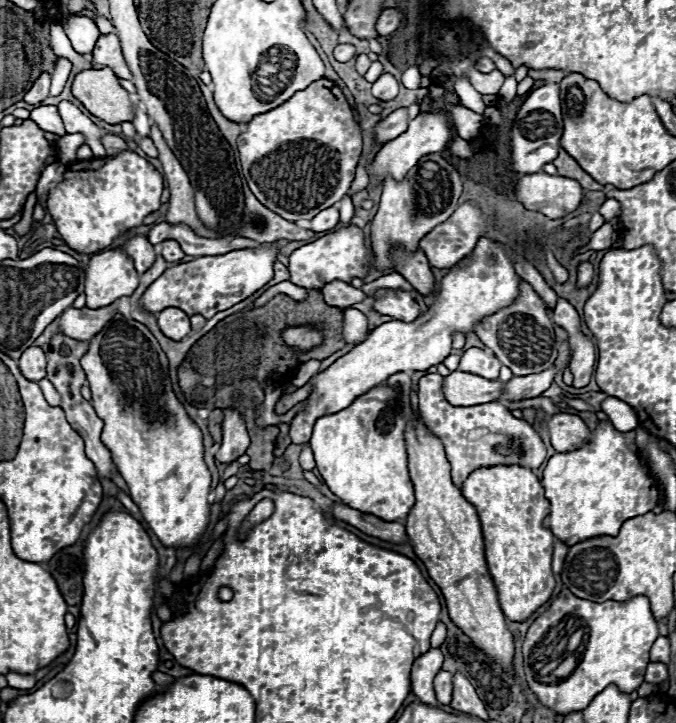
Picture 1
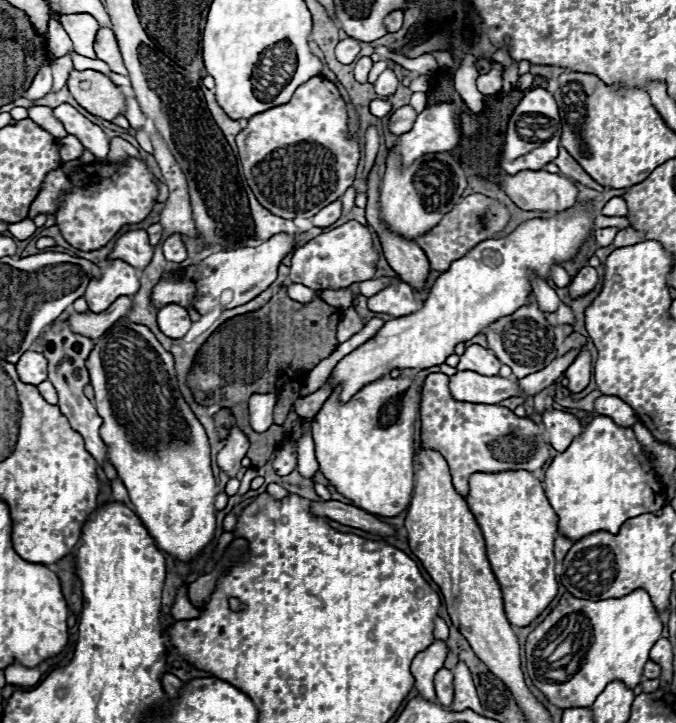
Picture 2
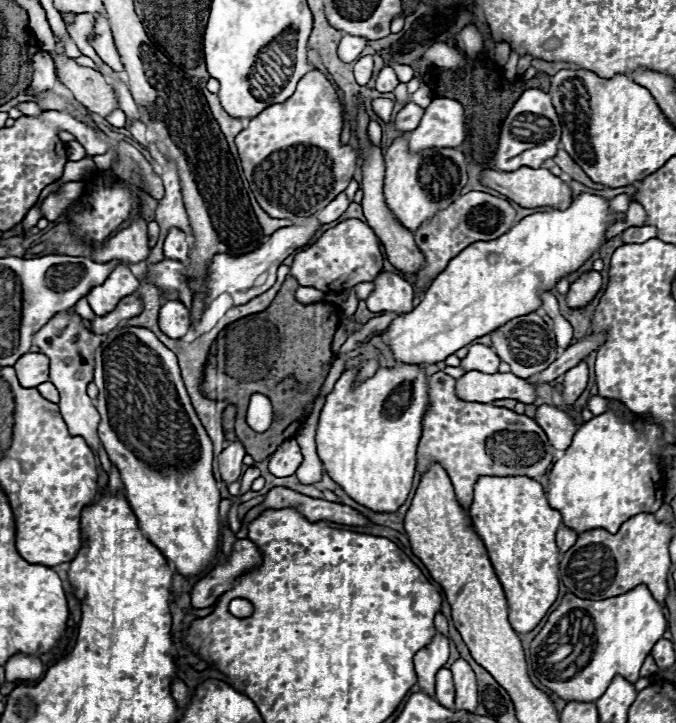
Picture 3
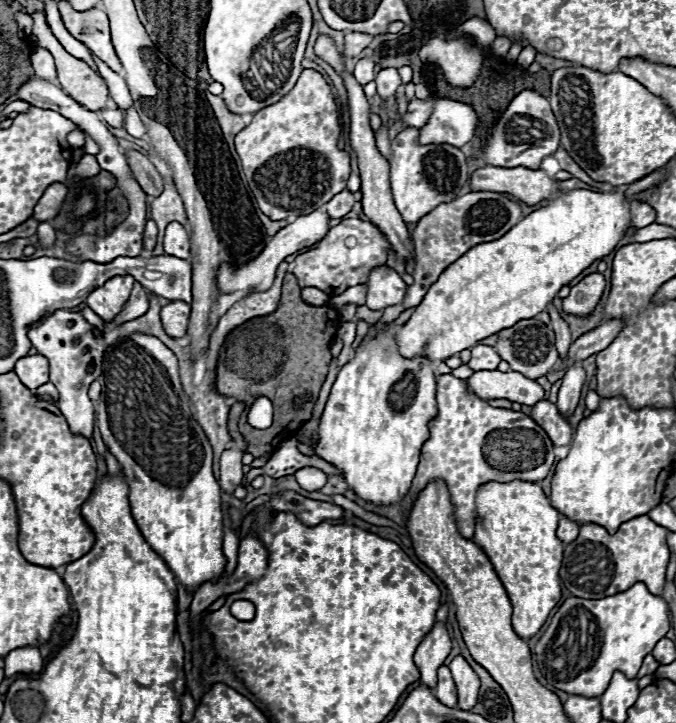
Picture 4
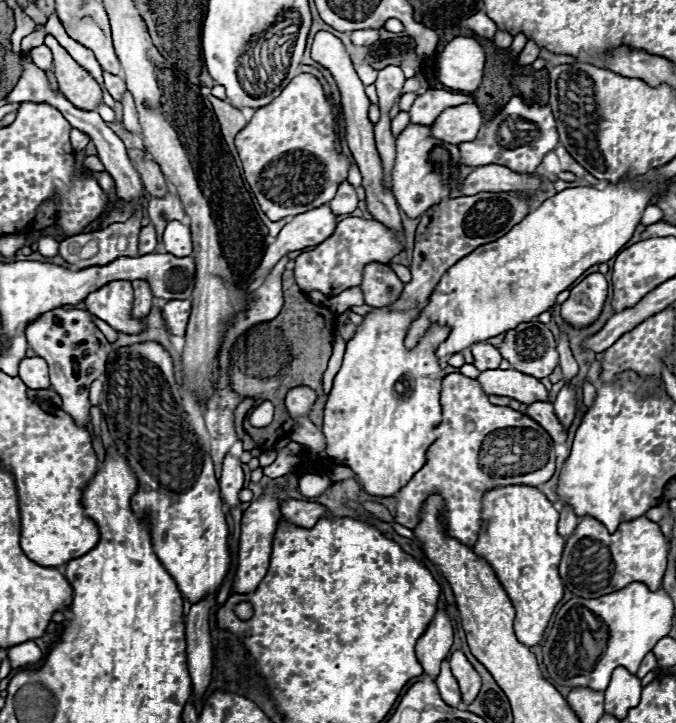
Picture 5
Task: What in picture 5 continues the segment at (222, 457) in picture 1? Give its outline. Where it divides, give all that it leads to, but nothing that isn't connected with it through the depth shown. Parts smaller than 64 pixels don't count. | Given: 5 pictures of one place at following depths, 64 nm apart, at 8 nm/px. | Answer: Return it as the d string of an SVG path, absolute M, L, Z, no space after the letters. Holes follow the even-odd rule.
M228 454L224 458L222 476L220 476L220 494L222 494L222 500L228 510L232 510L240 504L238 494L240 494L242 486L244 486L244 472L240 468L240 462L238 462L238 458Z

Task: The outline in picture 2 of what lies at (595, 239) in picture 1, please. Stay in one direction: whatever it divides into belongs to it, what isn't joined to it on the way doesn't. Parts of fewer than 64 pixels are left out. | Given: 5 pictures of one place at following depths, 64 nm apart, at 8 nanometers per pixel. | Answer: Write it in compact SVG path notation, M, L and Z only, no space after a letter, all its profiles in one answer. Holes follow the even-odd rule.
M615 227L600 228L596 232L596 244L598 246L608 246L608 244L613 242L616 232L618 232L618 228Z

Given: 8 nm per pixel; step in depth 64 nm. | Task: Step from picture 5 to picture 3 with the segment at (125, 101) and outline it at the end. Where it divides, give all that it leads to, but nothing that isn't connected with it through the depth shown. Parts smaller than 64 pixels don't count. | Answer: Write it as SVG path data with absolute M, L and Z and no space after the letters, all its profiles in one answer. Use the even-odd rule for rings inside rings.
M140 120L128 122L128 130L130 130L130 134L132 134L140 144L148 146L148 142L146 142L146 126L144 126Z

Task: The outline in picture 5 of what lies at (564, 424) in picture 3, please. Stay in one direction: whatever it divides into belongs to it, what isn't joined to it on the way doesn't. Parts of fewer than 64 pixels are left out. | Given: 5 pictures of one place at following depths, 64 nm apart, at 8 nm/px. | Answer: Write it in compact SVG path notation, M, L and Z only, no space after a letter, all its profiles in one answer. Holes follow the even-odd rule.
M534 402L534 404L528 406L526 414L528 414L532 420L536 420L536 422L552 436L552 440L554 440L556 444L560 444L560 442L566 440L566 432L564 432L564 428L562 428L562 424L558 422L558 418L556 418L556 414L554 414L554 406L552 406L550 402Z

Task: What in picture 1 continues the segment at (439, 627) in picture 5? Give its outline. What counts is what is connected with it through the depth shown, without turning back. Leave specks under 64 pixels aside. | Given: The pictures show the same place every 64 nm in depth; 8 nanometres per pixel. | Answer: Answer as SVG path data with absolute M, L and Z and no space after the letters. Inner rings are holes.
M430 648L426 654L418 656L412 666L412 692L416 694L416 698L420 698L420 702L424 702L428 706L438 704L438 700L434 696L432 680L438 674L438 670L442 668L442 662L444 662L444 656L442 656L440 648Z

